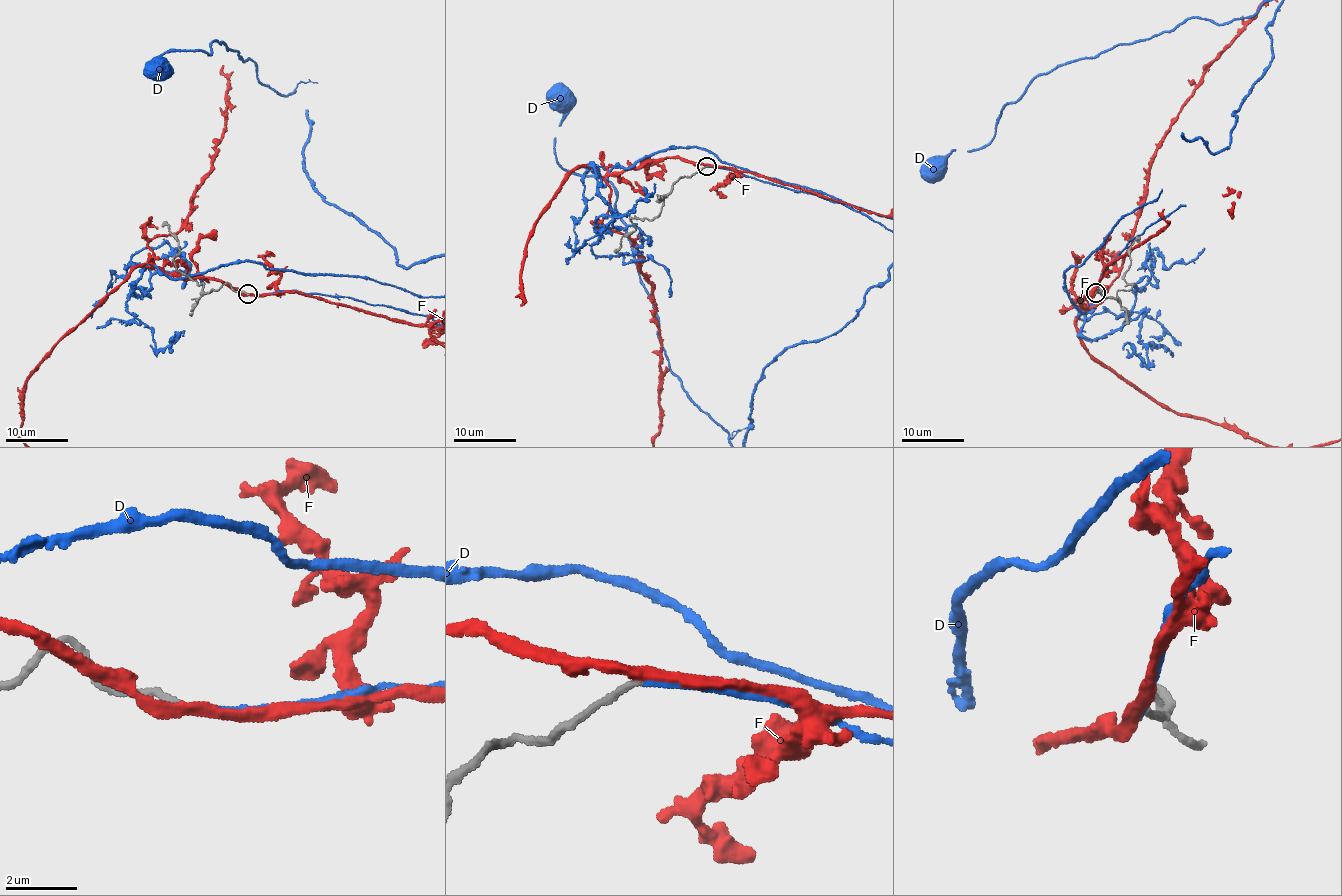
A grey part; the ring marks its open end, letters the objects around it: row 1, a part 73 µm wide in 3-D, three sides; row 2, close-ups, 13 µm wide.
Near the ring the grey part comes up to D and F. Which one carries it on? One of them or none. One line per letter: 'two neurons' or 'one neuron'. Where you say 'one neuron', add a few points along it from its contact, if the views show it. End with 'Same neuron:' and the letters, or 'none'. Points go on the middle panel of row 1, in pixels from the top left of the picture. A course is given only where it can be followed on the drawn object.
D: one neuron
F: two neurons
Same neuron: D

